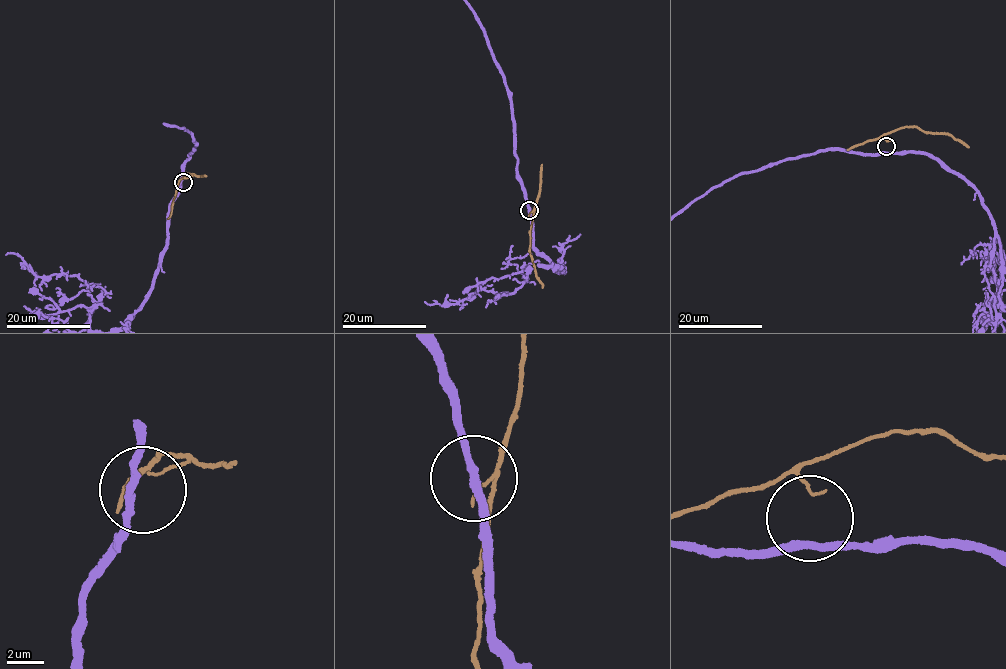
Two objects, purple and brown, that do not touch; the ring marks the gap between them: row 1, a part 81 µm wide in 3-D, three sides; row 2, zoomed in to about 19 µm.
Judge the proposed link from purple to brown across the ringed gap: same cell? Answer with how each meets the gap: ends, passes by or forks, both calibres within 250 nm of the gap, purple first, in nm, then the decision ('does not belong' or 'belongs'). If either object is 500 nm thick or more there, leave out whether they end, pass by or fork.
purple passes by | brown ends | 360/180 nm | belongs

